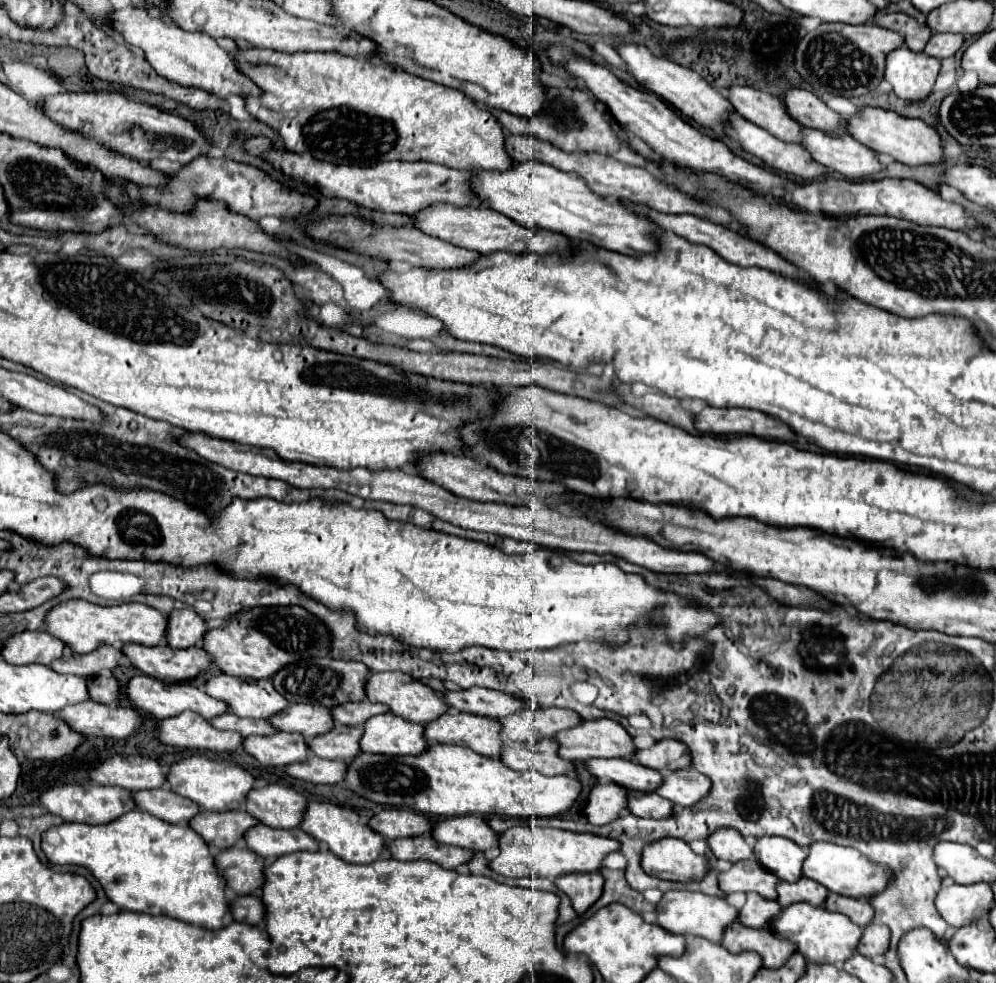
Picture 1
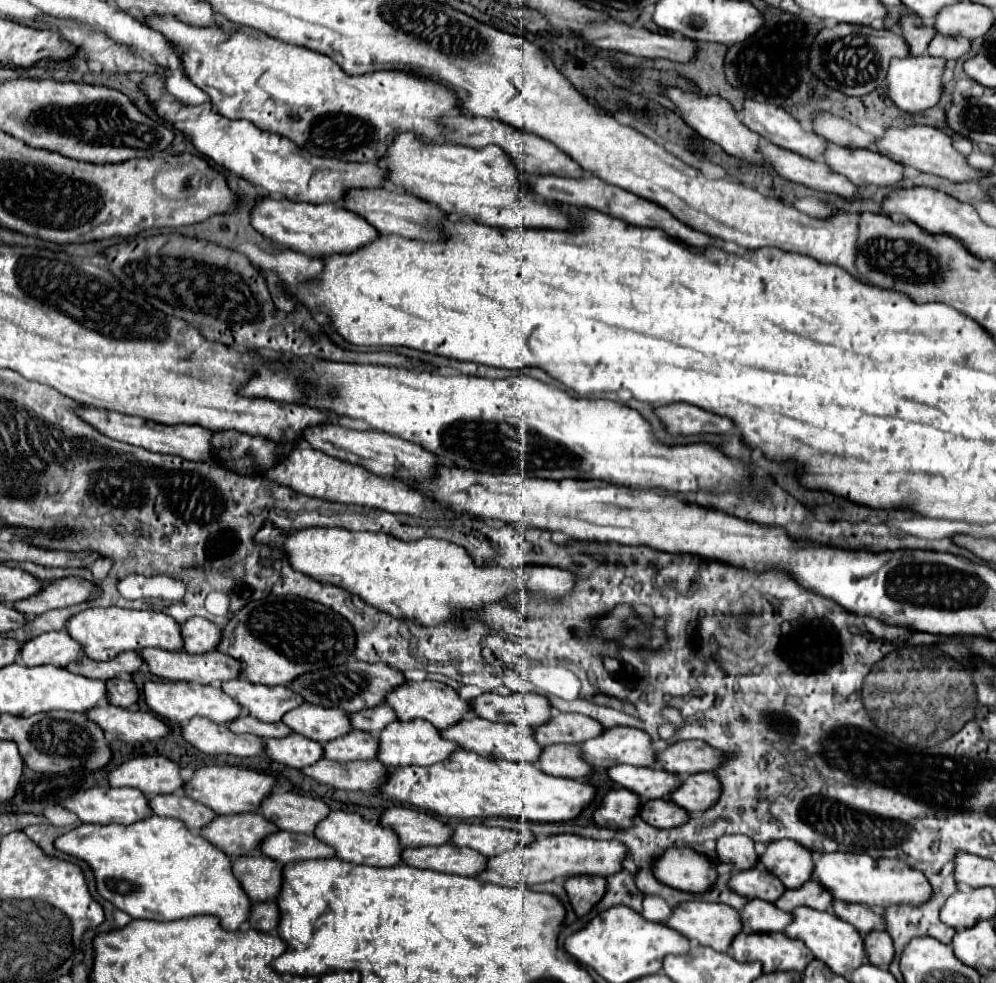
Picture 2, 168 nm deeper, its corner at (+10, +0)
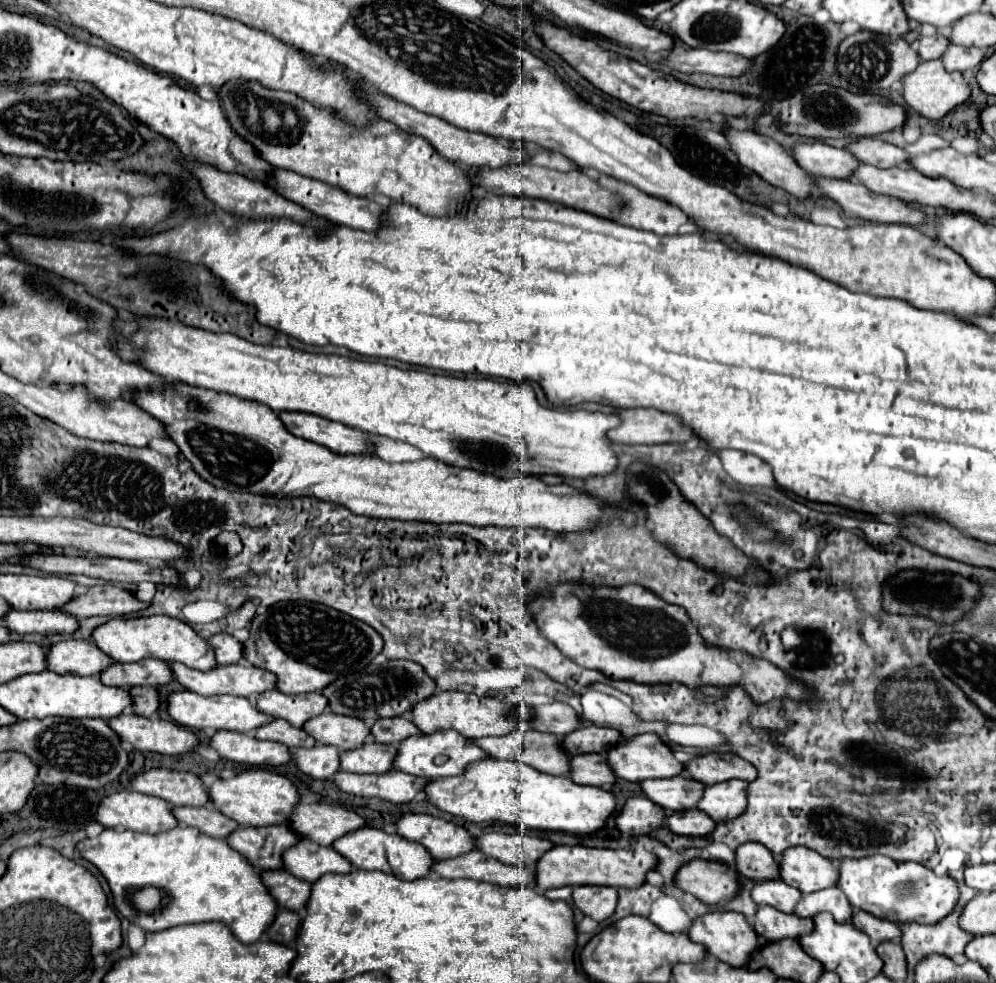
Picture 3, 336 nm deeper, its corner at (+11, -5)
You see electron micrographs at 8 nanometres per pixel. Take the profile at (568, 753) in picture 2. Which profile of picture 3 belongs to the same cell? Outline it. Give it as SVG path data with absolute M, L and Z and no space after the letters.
M576 754L572 756L572 772L570 778L576 784L592 784L592 786L608 786L614 784L616 774L610 768L606 756L602 754Z

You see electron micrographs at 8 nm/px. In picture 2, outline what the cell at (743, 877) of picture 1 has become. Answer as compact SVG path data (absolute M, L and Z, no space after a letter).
M757 863L755 867L747 869L747 871L739 871L729 879L729 889L733 889L735 893L753 899L753 897L761 897L769 903L773 903L781 891L785 891L783 883L771 875L769 871L765 871L765 867L761 867L761 863Z

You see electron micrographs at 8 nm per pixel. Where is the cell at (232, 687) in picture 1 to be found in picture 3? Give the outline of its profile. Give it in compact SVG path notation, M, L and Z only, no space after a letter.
M280 690L266 692L264 696L256 698L256 706L274 718L288 720L292 726L304 726L310 718L320 716L328 708L328 700L314 692L314 694L284 694Z

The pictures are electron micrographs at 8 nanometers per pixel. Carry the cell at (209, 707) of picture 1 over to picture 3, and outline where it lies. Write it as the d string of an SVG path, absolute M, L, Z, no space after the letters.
M184 690L184 692L174 692L168 700L168 712L172 720L178 724L192 728L192 730L206 730L206 728L216 728L216 730L234 730L234 732L254 732L256 728L272 722L274 718L260 712L248 698L240 696L200 696L196 692Z

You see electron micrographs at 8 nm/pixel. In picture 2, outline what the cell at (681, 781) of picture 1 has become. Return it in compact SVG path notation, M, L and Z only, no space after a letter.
M695 773L685 775L669 799L687 813L701 813L717 801L719 793L721 785L713 773Z

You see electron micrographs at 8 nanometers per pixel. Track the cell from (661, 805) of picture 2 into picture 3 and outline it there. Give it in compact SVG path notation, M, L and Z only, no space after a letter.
M684 810L684 812L670 812L666 826L672 832L684 836L708 836L716 828L716 822L702 810Z

